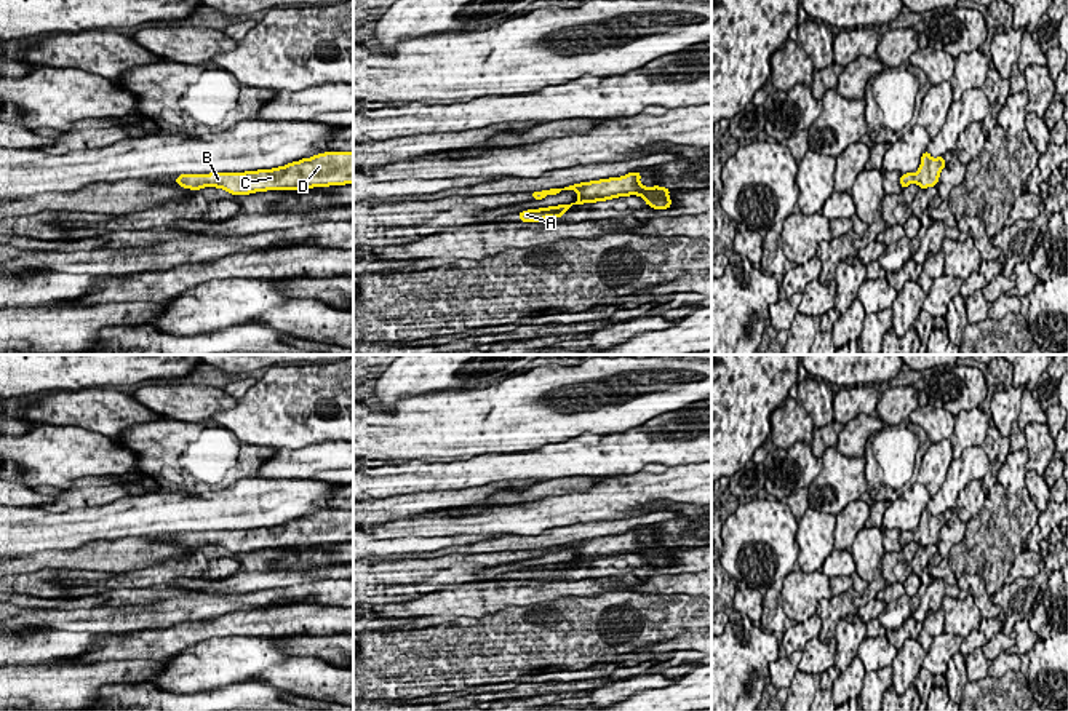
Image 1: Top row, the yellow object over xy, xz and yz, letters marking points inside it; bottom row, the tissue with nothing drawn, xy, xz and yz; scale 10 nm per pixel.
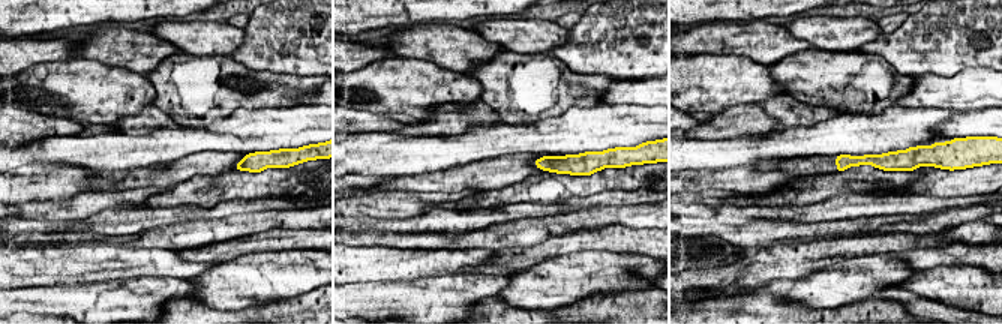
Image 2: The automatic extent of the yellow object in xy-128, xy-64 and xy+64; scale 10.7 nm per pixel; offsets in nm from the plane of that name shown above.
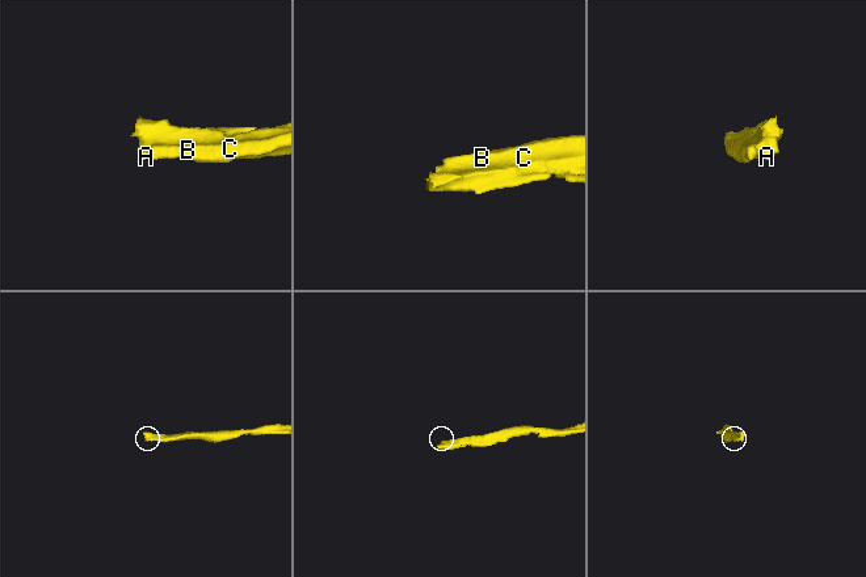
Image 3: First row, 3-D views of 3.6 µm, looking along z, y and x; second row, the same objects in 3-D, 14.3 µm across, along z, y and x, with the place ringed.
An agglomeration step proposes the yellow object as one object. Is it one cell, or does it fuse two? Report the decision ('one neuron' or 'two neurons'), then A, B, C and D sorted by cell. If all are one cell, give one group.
one neuron | A B C D

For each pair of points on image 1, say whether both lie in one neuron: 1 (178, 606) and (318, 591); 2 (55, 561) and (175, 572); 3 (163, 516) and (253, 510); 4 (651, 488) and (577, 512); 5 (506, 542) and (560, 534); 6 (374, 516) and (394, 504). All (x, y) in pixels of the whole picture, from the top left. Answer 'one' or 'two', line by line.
1: one
2: two
3: one
4: one
5: one
6: one

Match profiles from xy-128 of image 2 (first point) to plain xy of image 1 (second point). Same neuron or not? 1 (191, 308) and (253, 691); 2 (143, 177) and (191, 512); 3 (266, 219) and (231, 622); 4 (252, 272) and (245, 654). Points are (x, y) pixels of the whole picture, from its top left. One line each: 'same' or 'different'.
1: same
2: different
3: different
4: same

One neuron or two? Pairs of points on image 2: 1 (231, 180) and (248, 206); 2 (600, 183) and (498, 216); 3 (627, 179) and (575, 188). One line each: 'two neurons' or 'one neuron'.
1: two neurons
2: two neurons
3: one neuron

